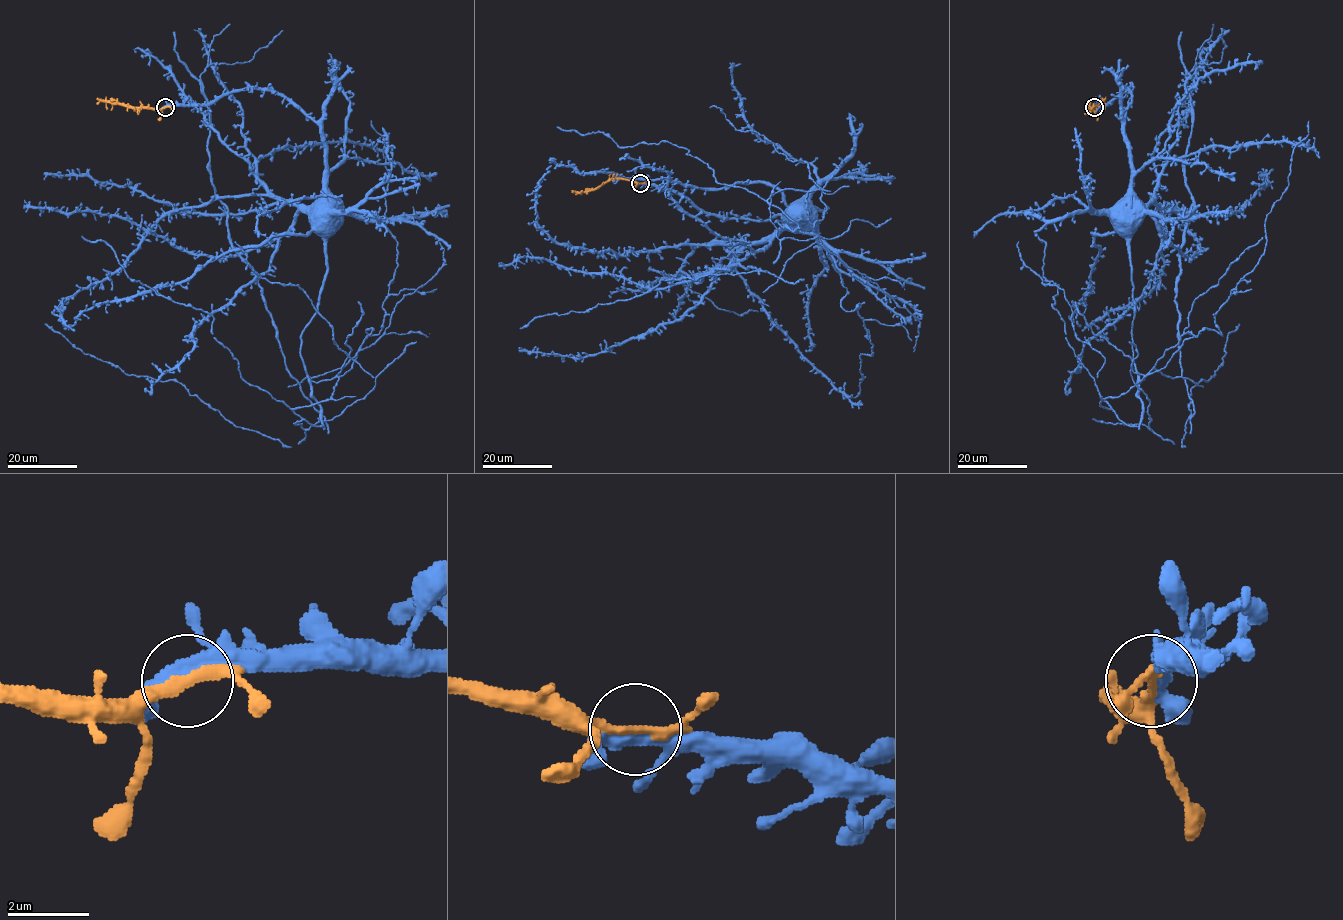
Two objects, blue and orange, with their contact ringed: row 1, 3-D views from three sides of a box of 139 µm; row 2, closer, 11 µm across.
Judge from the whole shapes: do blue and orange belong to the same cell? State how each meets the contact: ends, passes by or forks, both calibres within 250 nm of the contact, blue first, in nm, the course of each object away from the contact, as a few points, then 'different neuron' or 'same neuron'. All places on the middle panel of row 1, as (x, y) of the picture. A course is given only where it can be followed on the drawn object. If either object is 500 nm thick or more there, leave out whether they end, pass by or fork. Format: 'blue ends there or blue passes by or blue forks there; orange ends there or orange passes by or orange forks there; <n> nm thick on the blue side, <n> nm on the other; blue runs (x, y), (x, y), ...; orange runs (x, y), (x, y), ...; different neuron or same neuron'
blue passes by; orange passes by; 380 nm thick on the blue side, 260 nm on the other; blue runs (640, 183), (683, 193), (700, 208), (727, 218), (768, 220), (794, 212), (801, 220), (796, 216), (799, 210); orange runs (640, 183), (610, 179), (595, 188), (571, 192); same neuron

